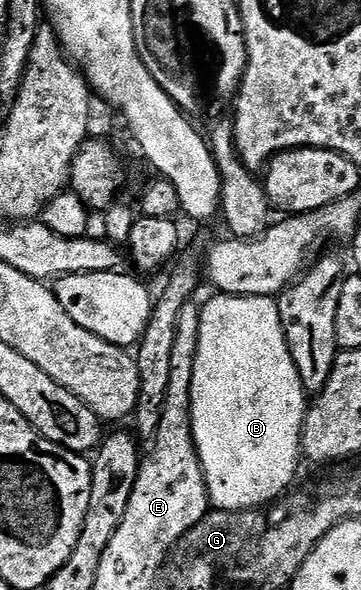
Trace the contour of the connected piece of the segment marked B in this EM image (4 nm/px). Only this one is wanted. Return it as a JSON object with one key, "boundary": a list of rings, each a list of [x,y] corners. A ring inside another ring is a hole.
{"boundary":[[[213,294],[213,299],[203,304],[200,313],[200,336],[198,337],[198,357],[194,361],[194,381],[192,382],[192,432],[194,445],[198,449],[200,464],[208,486],[208,502],[218,511],[251,511],[263,508],[273,501],[279,500],[293,486],[292,478],[296,475],[296,466],[302,463],[300,434],[304,428],[306,410],[306,392],[302,385],[302,377],[298,377],[298,369],[290,357],[290,349],[286,345],[286,337],[282,329],[282,321],[278,313],[276,299],[266,295],[226,295]]]}

